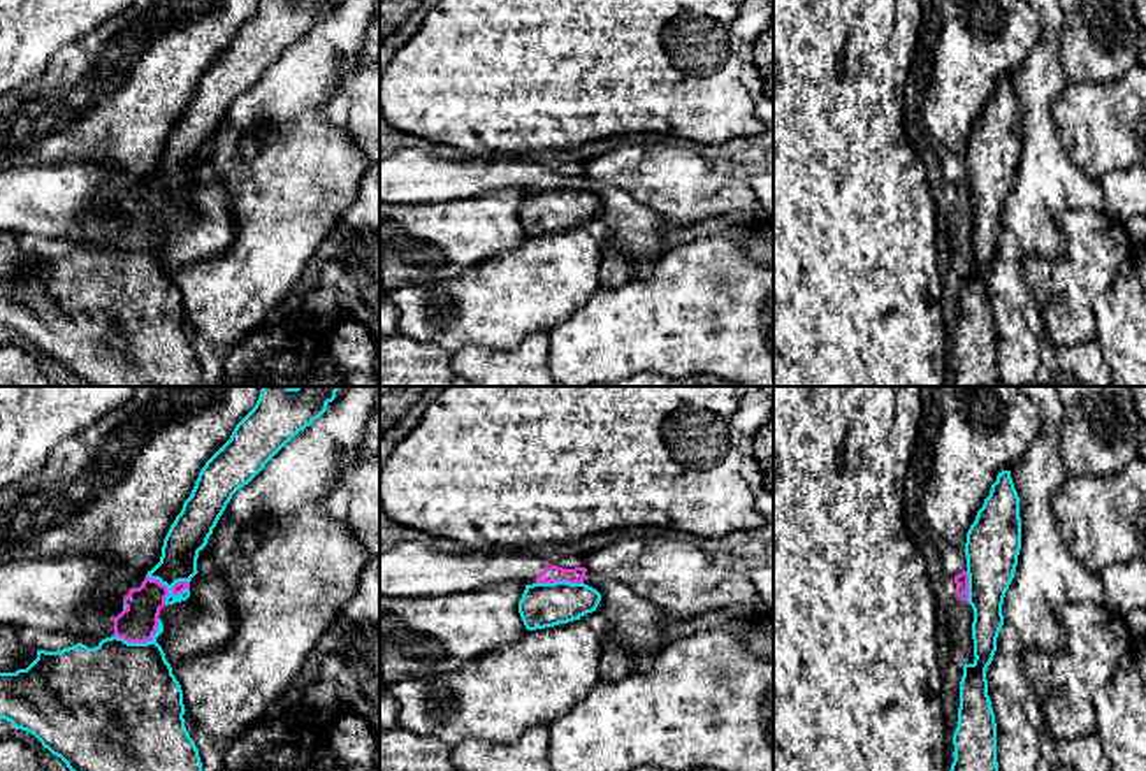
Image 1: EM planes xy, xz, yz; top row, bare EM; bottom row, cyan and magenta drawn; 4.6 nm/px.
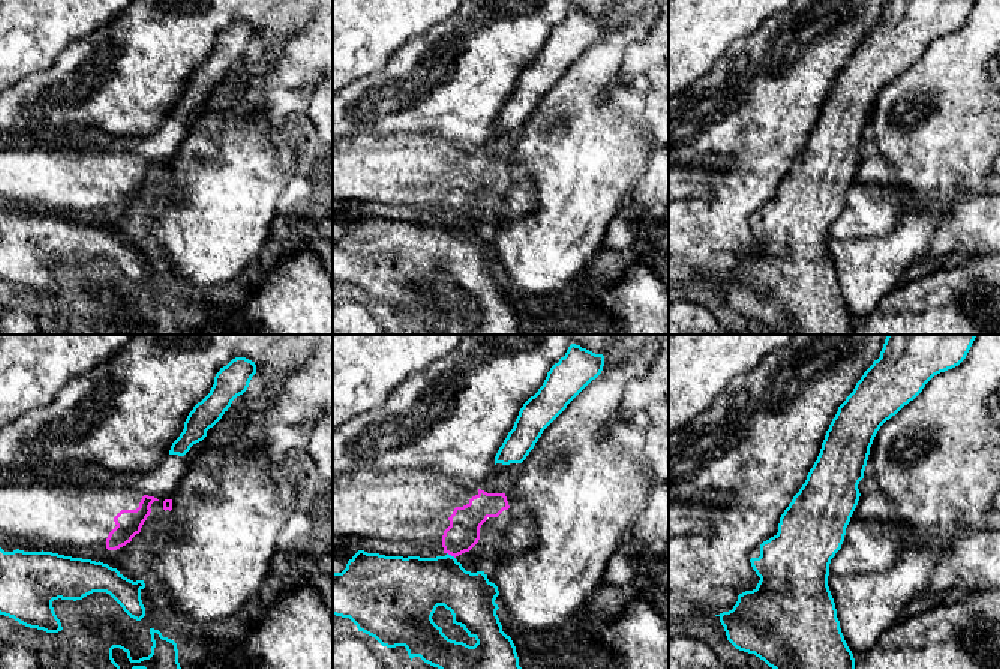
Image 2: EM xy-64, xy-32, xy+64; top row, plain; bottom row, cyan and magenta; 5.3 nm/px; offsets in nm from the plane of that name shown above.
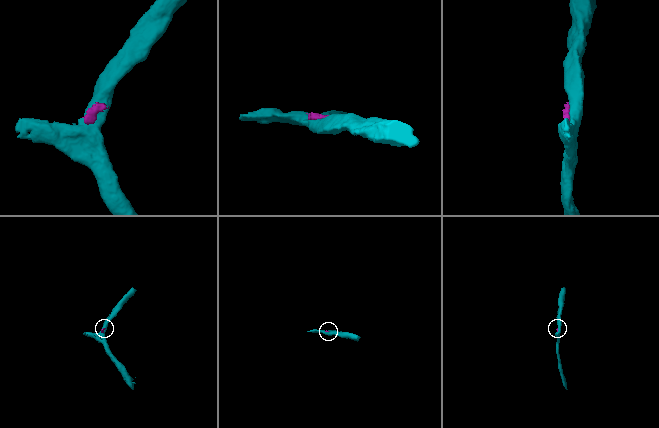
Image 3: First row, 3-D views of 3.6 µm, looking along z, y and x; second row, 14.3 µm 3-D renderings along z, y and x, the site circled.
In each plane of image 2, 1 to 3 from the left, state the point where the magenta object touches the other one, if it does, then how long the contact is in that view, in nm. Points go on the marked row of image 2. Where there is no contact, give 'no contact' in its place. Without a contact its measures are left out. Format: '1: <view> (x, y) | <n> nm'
1: no contact
2: xy-32 (450, 555) | 60 nm
3: no contact

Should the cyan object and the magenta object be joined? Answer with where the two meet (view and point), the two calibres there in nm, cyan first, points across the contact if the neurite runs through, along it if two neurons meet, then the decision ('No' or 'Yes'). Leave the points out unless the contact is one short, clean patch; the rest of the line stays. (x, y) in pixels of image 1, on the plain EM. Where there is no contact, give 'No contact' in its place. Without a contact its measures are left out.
Touches cyan at xy (167, 195). Thickness 170 nm (cyan) against 170 nm. Boundary: xy (146, 183), (157, 185), (174, 201), (188, 197). No

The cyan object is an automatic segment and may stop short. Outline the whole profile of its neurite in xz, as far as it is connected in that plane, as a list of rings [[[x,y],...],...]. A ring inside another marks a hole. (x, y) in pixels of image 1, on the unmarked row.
[[[533,190],[526,191],[519,220],[527,237],[554,234],[580,227],[596,218],[601,200],[585,190]]]

